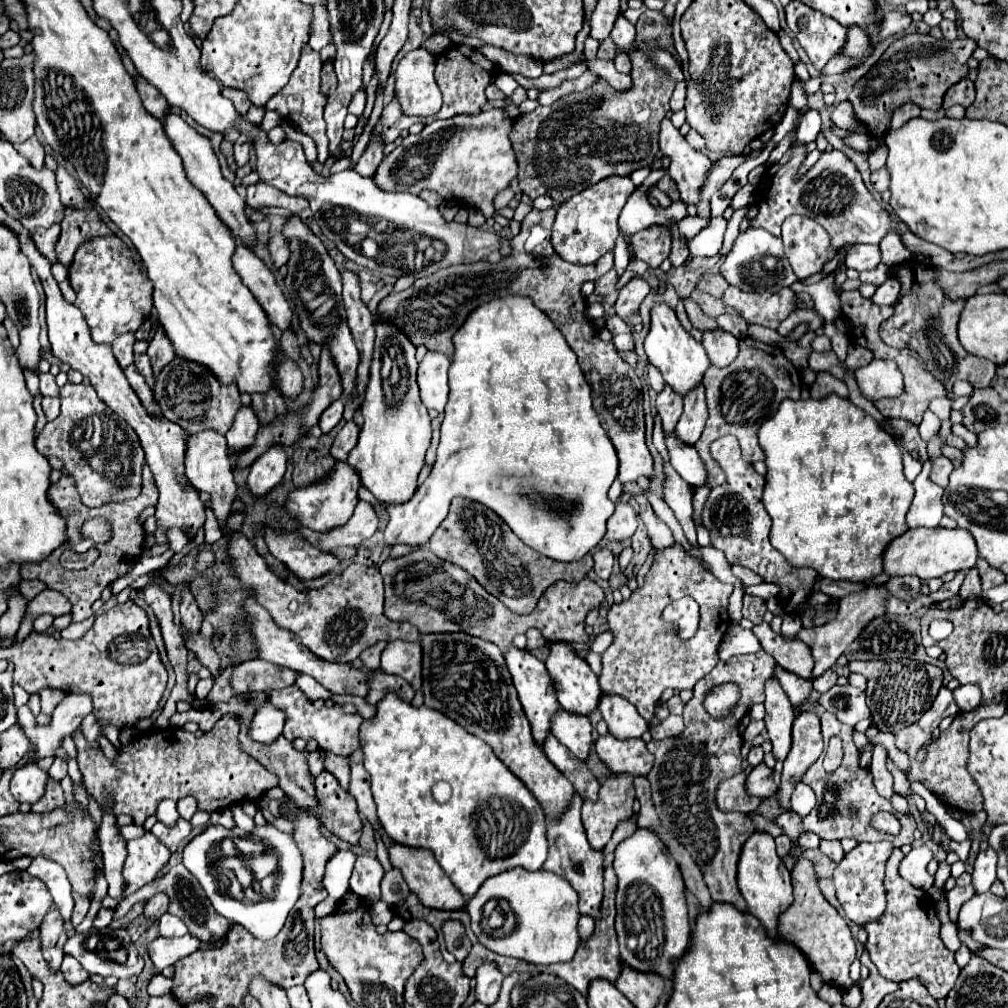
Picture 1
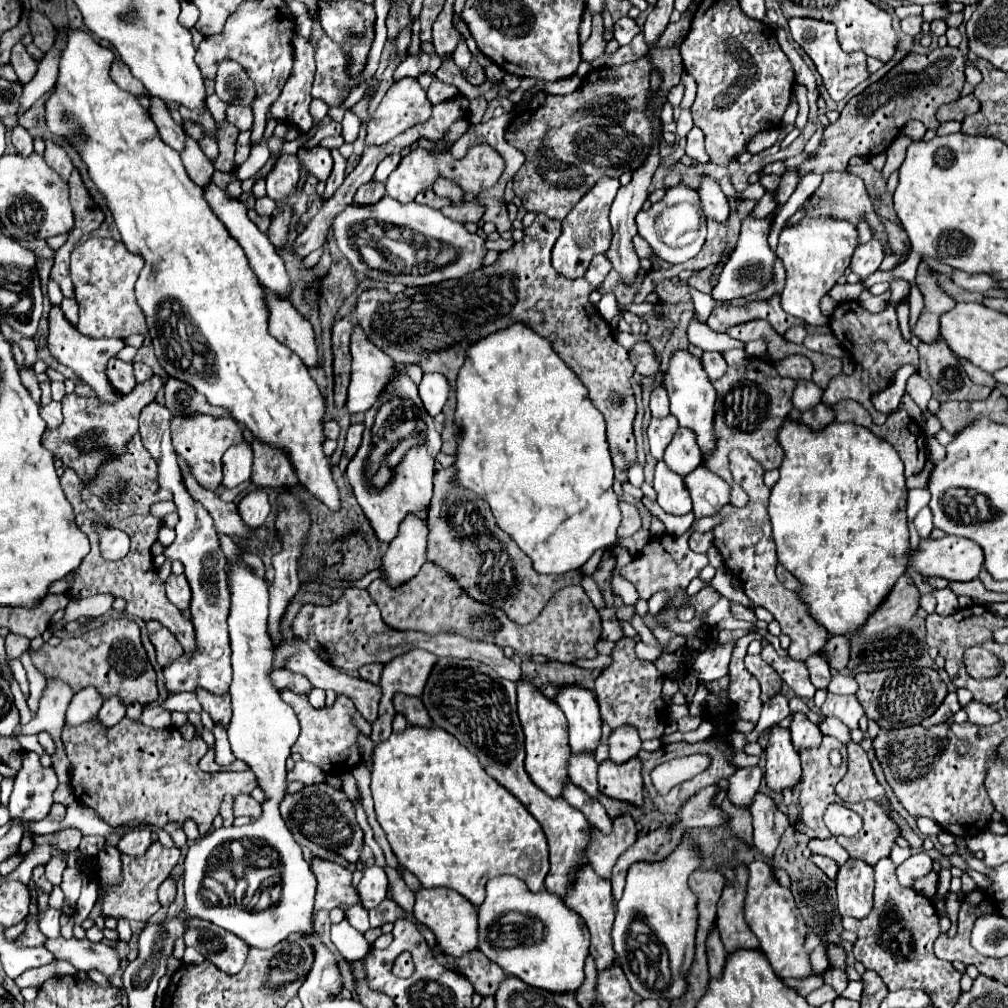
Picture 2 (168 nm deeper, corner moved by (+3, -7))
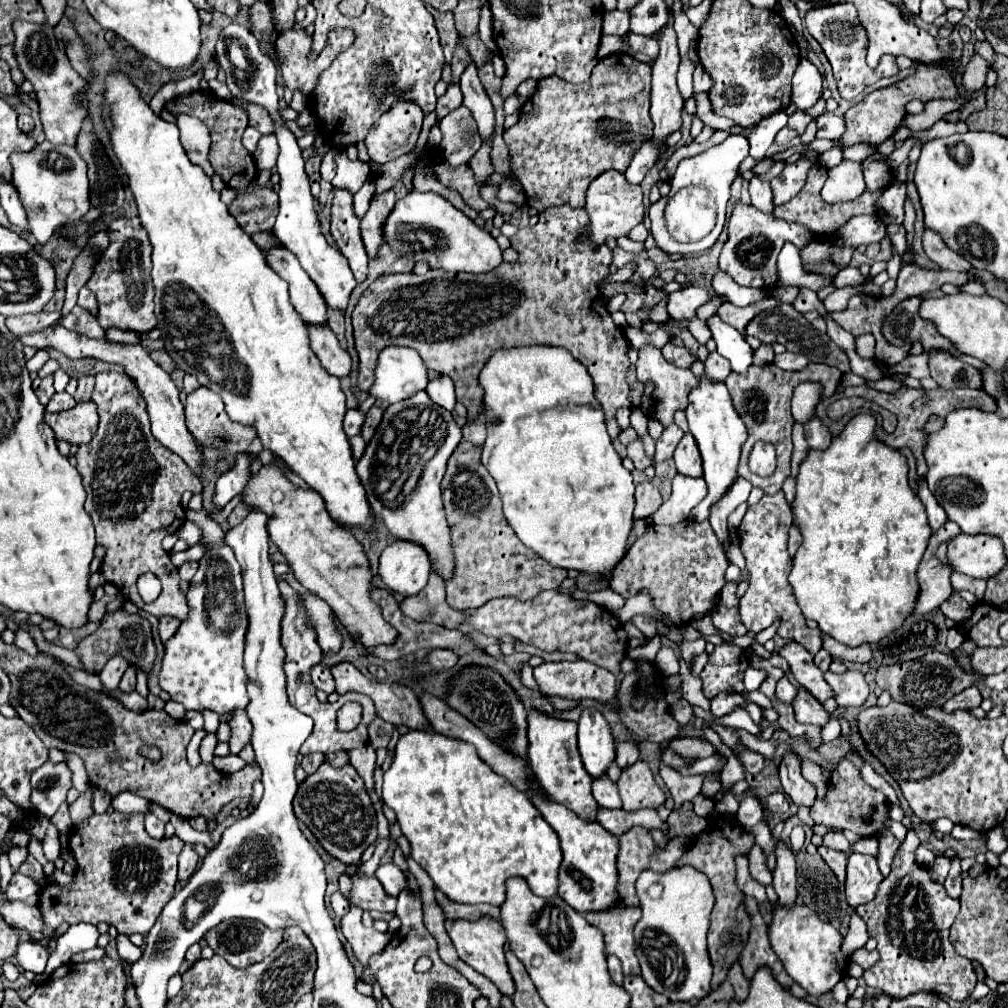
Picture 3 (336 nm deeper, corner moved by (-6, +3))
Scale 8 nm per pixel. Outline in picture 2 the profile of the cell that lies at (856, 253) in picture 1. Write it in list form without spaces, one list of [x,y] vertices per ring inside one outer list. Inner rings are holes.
[[[872,236],[870,242],[860,244],[860,246],[856,248],[856,252],[854,252],[854,256],[852,256],[850,268],[852,268],[852,272],[856,272],[856,274],[864,280],[864,278],[868,278],[872,272],[878,270],[882,258],[884,258],[884,248],[882,248],[882,244],[878,242],[878,238]]]

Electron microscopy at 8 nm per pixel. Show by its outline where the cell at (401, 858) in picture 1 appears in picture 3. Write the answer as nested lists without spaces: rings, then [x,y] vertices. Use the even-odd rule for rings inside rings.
[[[481,916],[477,920],[457,920],[457,930],[447,930],[459,958],[463,962],[467,962],[473,970],[485,974],[503,994],[511,996],[513,992],[513,980],[509,976],[507,970],[507,962],[505,962],[505,954],[503,954],[503,946],[505,946],[505,936],[503,936],[503,926],[493,920],[491,916]]]

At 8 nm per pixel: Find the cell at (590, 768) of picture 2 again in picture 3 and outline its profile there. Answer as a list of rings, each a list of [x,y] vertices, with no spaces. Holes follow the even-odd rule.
[[[597,776],[593,780],[593,796],[599,806],[605,806],[605,808],[619,808],[621,806],[617,784],[609,776]]]

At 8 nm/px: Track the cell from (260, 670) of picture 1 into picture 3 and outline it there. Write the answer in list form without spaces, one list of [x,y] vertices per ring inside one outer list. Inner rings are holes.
[[[315,664],[315,666],[311,668],[311,680],[313,680],[313,686],[315,686],[317,690],[323,690],[323,692],[327,692],[327,694],[331,694],[331,692],[335,690],[335,684],[333,684],[333,680],[331,680],[331,672],[329,672],[329,668],[323,666],[323,664]]]

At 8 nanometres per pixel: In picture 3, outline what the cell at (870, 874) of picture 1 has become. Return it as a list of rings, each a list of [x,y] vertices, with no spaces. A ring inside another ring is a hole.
[[[849,854],[846,867],[845,893],[851,908],[869,904],[883,876],[877,868],[877,858],[869,854]]]

